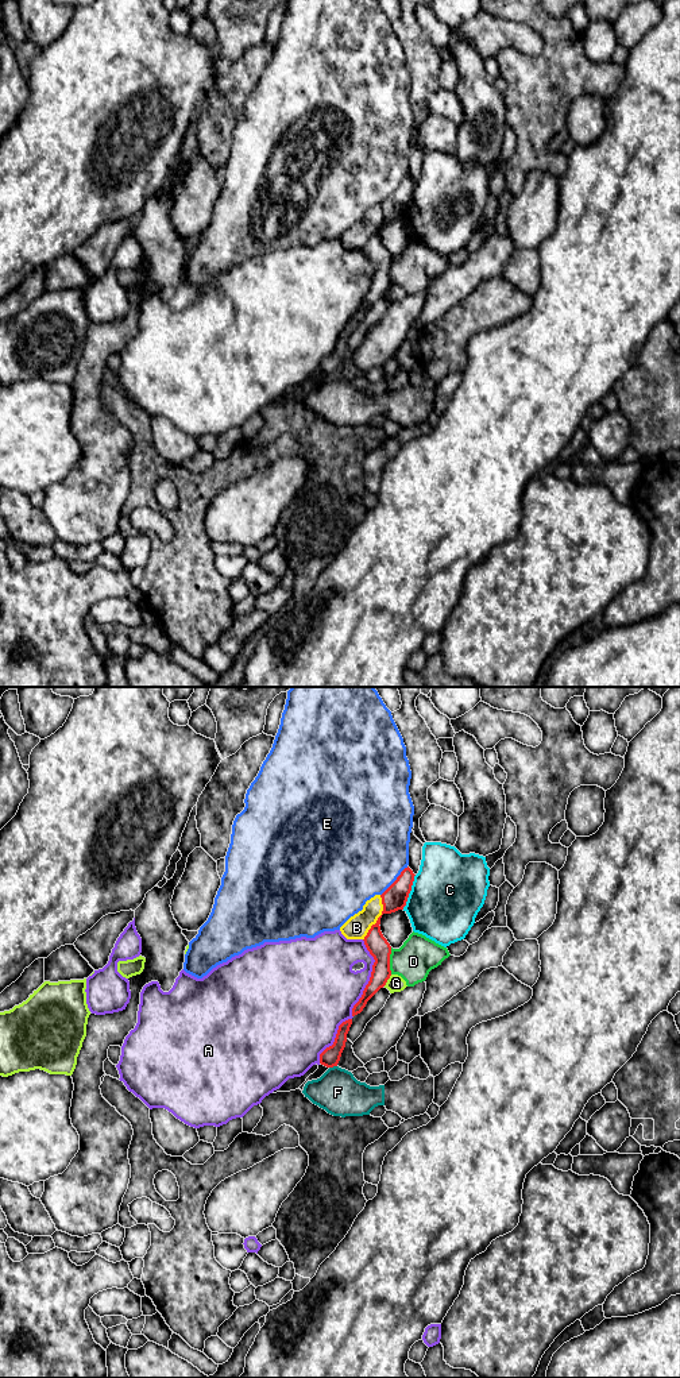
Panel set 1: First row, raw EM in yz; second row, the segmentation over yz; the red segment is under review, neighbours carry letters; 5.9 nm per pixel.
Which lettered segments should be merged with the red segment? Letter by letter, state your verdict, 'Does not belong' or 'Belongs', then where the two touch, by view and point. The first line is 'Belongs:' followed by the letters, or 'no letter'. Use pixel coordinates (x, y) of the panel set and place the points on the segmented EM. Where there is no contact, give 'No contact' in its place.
Belongs: no letter
A: Does not belong. Touches red at yz (355, 1004)
B: Does not belong. Touches red at yz (378, 918)
C: Does not belong. Touches red at yz (409, 892)
D: Does not belong. Touches red at yz (389, 961)
E: Does not belong. Touches red at yz (395, 880)
F: Does not belong. Touches red at yz (332, 1066)
G: Does not belong. Touches red at yz (387, 979)

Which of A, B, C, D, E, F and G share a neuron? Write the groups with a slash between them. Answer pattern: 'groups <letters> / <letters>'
groups A / B / C / D / E / F / G

